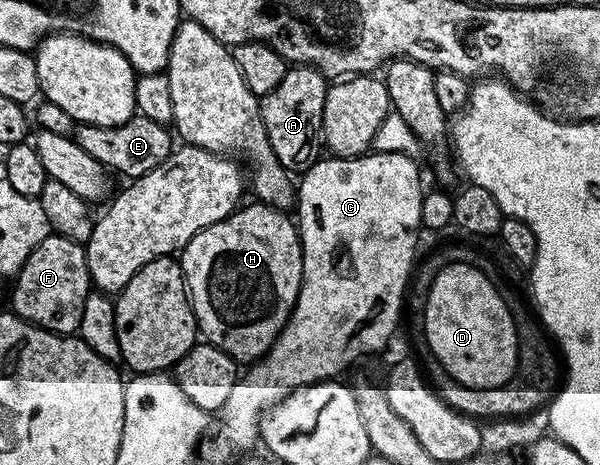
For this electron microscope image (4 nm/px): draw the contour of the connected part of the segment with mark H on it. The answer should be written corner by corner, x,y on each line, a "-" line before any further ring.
252,203
238,207
226,220
215,222
195,234
179,256
200,335
238,362
257,362
264,357
285,329
301,289
301,237
296,223
290,217
288,220
280,208

